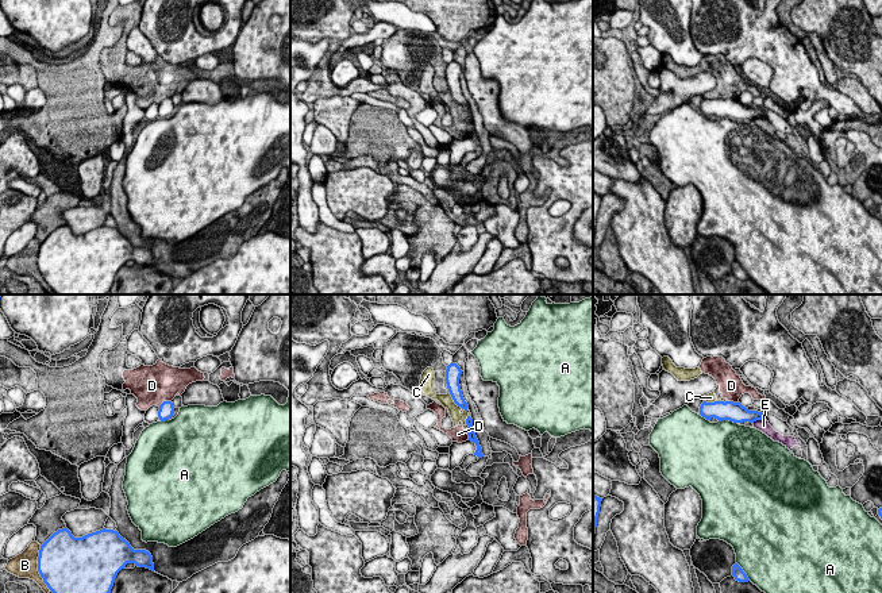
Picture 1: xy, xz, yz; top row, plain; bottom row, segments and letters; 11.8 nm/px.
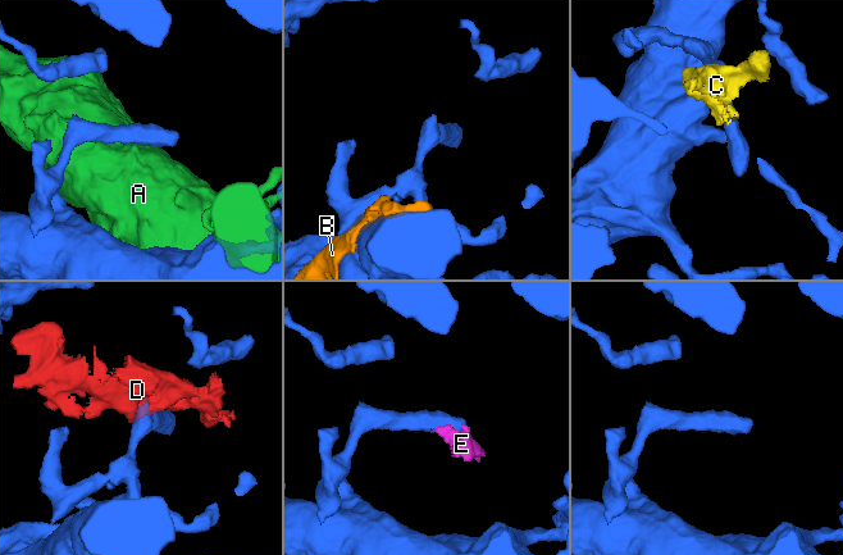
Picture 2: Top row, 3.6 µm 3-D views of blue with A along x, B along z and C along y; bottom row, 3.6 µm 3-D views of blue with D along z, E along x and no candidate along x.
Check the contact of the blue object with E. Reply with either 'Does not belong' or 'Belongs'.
Does not belong

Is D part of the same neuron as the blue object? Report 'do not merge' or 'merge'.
do not merge

